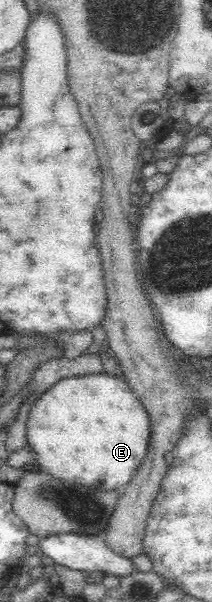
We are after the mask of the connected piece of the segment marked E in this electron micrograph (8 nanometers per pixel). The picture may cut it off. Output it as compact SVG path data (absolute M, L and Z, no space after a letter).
M87 374L87 376L61 378L61 380L59 380L59 382L55 382L49 390L41 393L38 399L39 400L35 402L35 406L32 406L30 409L28 415L28 420L26 422L26 439L30 449L37 454L35 462L38 463L42 472L45 472L58 480L82 486L89 486L90 488L101 490L102 492L111 492L111 490L115 491L122 489L123 486L131 482L131 478L137 474L136 470L138 469L138 466L146 457L151 423L149 423L149 415L147 415L147 411L145 411L145 408L143 408L143 405L141 405L141 402L139 402L138 398L135 396L135 393L131 391L128 383L120 374Z

